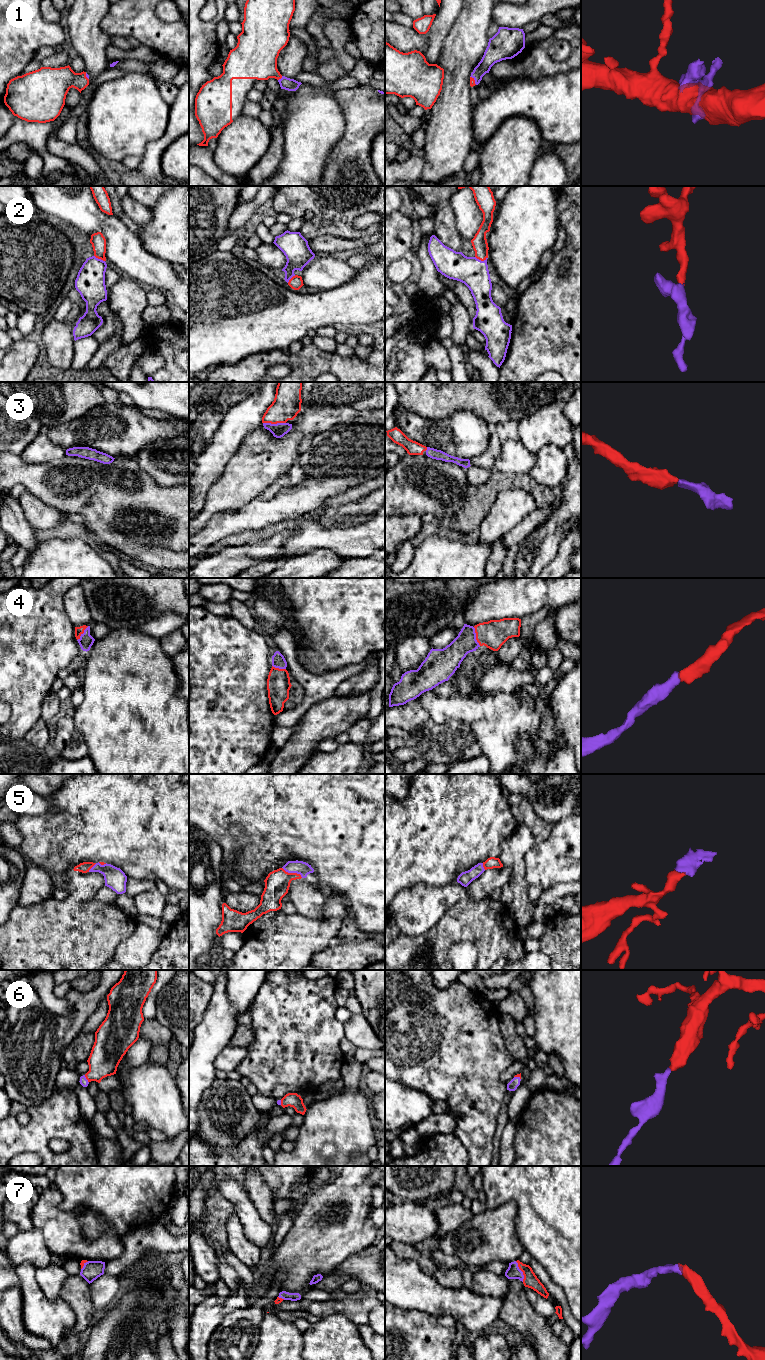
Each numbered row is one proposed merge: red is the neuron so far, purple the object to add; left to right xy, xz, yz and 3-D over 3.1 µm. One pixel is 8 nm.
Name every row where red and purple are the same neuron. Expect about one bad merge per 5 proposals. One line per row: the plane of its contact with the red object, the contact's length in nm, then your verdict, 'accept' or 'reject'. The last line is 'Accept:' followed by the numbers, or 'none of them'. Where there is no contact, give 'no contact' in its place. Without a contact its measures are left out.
1: xz | 50 nm | accept
2: yz | 110 nm | accept
3: xz | 180 nm | accept
4: yz | 160 nm | accept
5: xz | 190 nm | accept
6: xy | 70 nm | accept
7: yz | 180 nm | accept
Accept: 1, 2, 3, 4, 5, 6, 7

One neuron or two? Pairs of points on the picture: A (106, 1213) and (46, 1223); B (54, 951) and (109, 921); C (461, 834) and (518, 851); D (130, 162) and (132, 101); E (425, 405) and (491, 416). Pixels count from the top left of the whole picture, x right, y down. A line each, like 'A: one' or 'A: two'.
A: two
B: one
C: two
D: two
E: one

